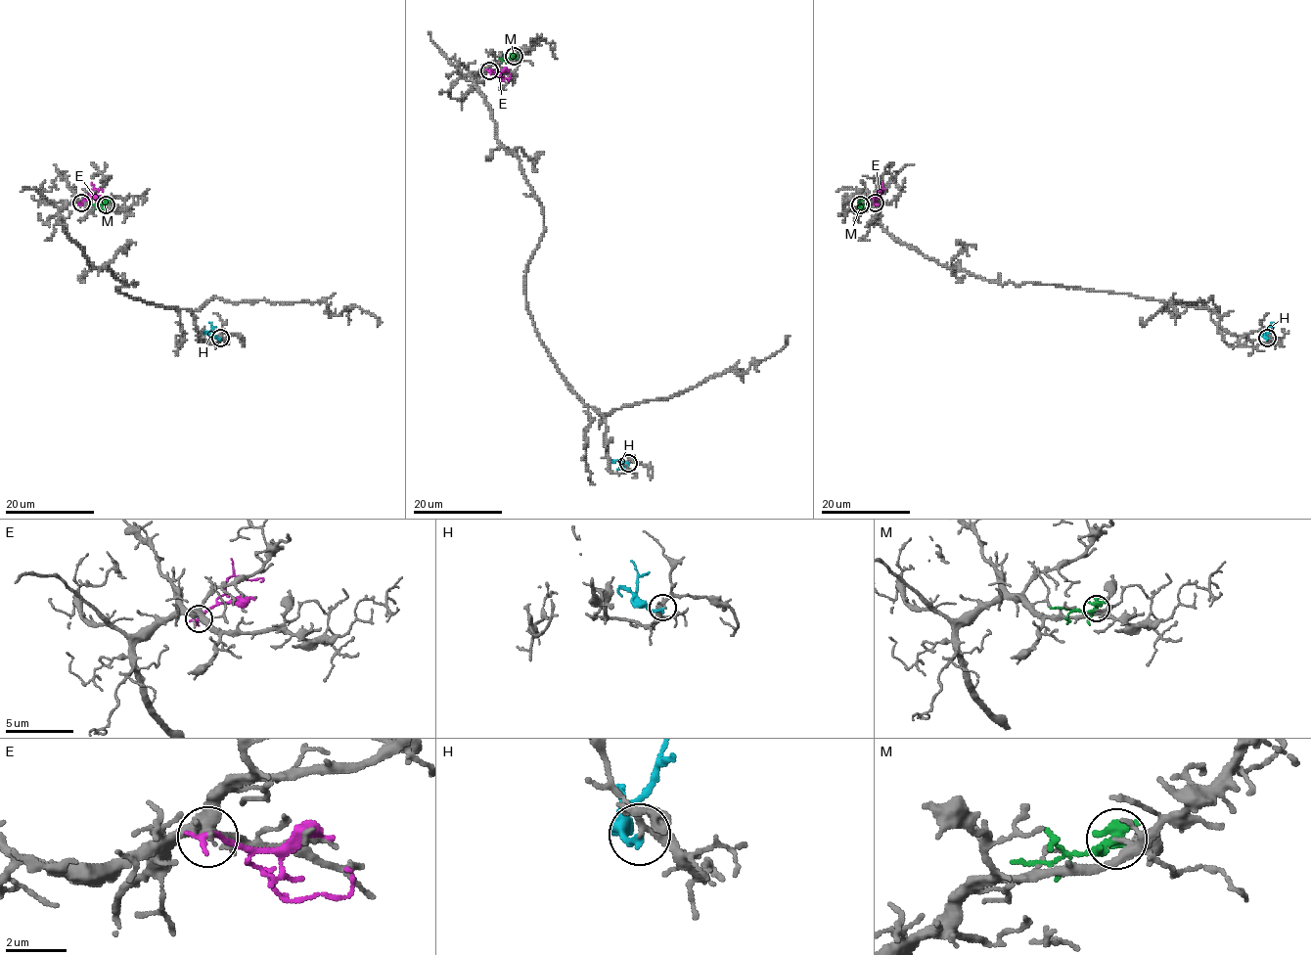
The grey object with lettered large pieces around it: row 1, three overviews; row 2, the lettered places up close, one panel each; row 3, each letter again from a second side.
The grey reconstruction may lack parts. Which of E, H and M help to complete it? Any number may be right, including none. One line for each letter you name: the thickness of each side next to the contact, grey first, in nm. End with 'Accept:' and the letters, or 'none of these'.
Accept: none of these

